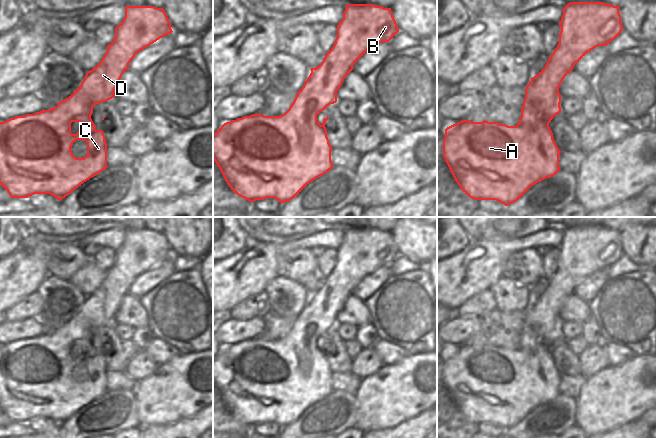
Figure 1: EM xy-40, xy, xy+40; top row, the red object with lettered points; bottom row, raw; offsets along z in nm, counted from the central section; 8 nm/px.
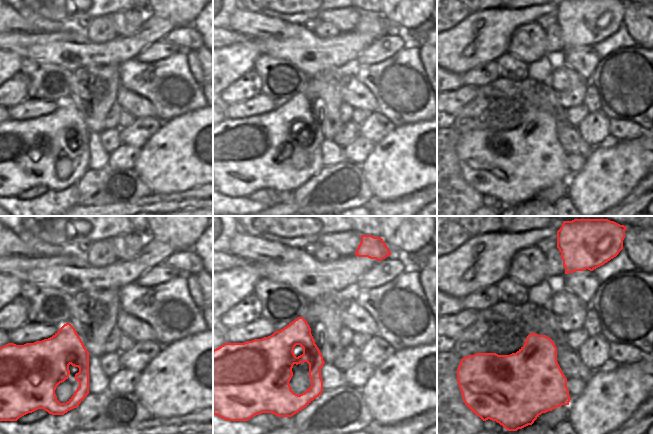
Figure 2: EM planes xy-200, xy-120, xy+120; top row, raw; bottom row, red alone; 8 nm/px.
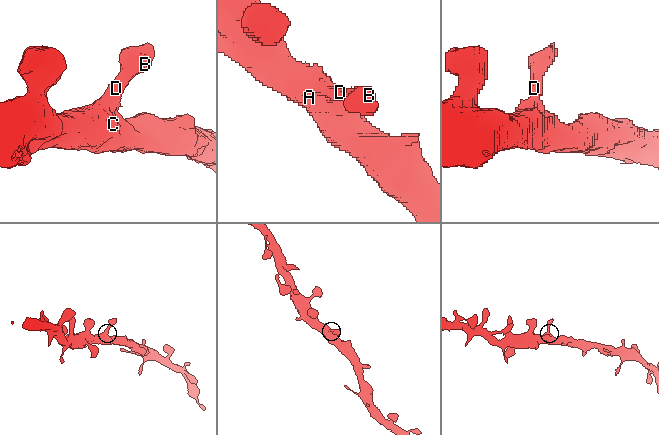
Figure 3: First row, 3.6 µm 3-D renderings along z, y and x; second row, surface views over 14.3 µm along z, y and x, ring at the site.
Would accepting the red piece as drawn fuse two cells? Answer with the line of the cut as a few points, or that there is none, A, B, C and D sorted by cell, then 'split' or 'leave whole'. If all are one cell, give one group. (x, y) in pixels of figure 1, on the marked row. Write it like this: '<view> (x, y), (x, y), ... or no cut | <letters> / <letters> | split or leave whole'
no cut | A B C D | leave whole

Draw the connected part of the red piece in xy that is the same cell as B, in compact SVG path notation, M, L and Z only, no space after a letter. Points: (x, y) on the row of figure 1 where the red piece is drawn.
M347 4L345 11L343 13L343 19L337 25L337 37L333 47L325 54L323 61L316 67L311 68L311 73L307 80L305 81L303 87L297 92L297 95L289 107L289 109L280 116L264 116L262 114L252 114L250 116L244 116L236 120L224 123L214 134L213 134L213 160L219 167L225 181L231 188L231 190L238 196L254 202L256 200L264 200L266 198L274 198L278 200L281 204L288 202L295 198L310 182L316 178L326 174L333 168L333 163L331 161L331 151L332 147L329 143L327 137L327 129L325 123L328 120L328 116L323 119L323 124L321 125L317 121L317 115L325 110L330 104L337 102L337 91L341 87L345 77L353 70L353 65L370 49L374 48L382 42L389 42L397 33L399 29L397 23L393 17L391 8L384 8L382 6L376 6L374 4Z

